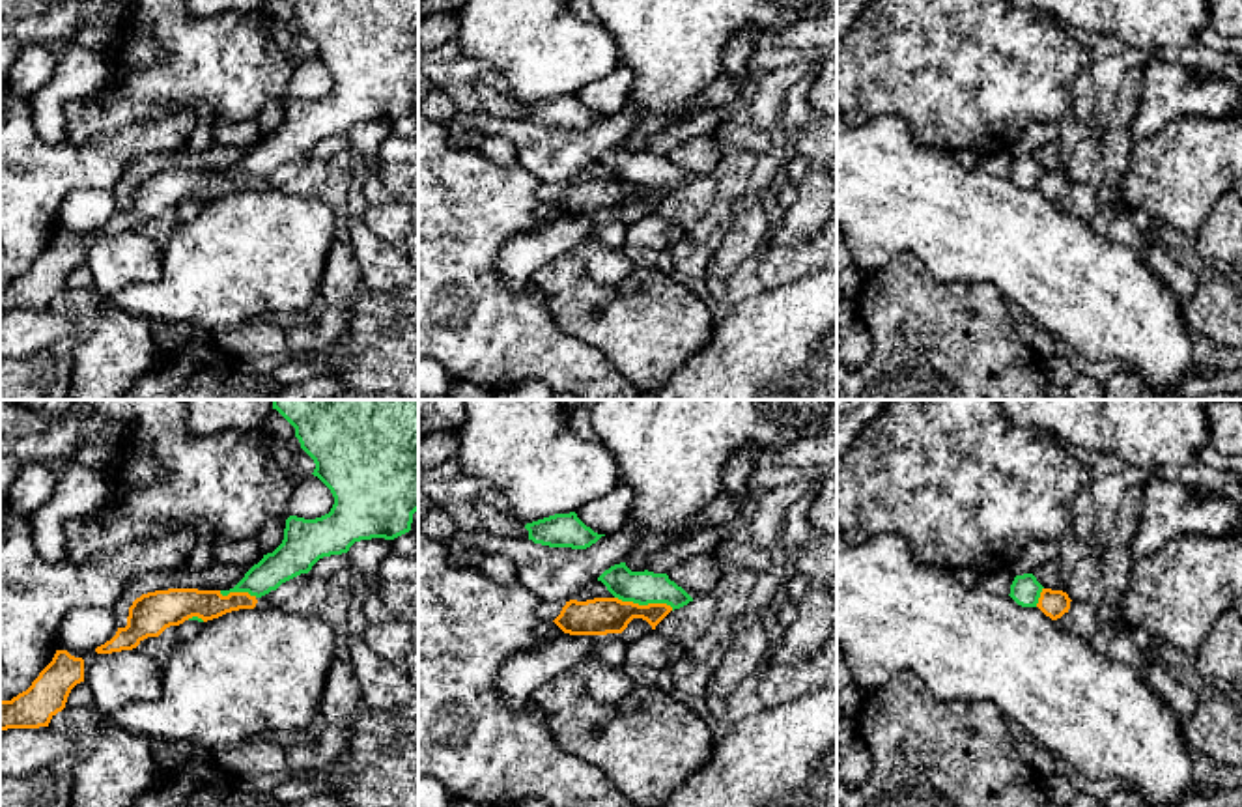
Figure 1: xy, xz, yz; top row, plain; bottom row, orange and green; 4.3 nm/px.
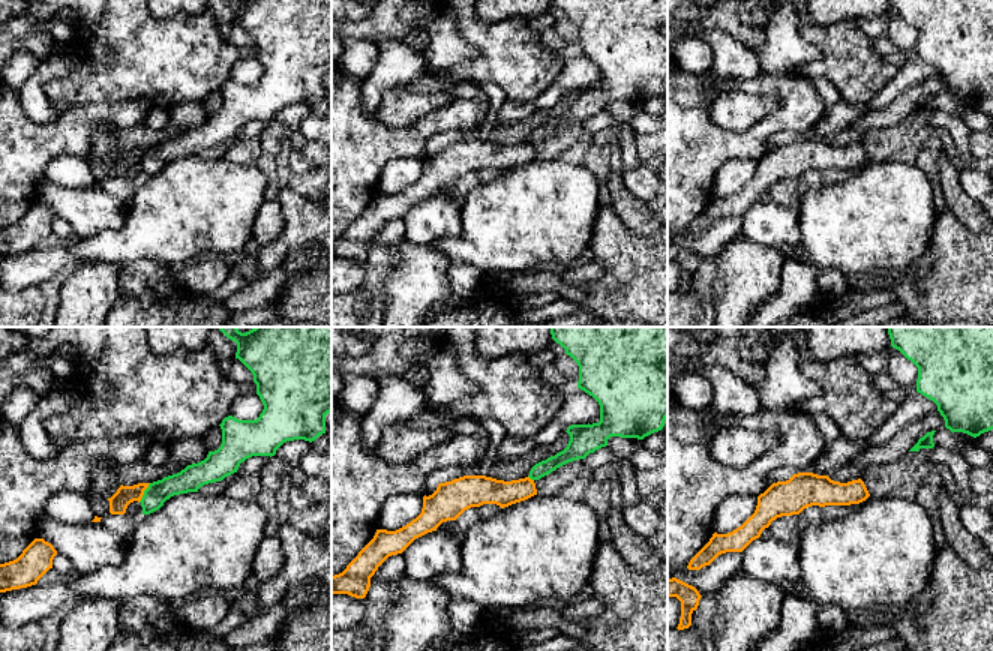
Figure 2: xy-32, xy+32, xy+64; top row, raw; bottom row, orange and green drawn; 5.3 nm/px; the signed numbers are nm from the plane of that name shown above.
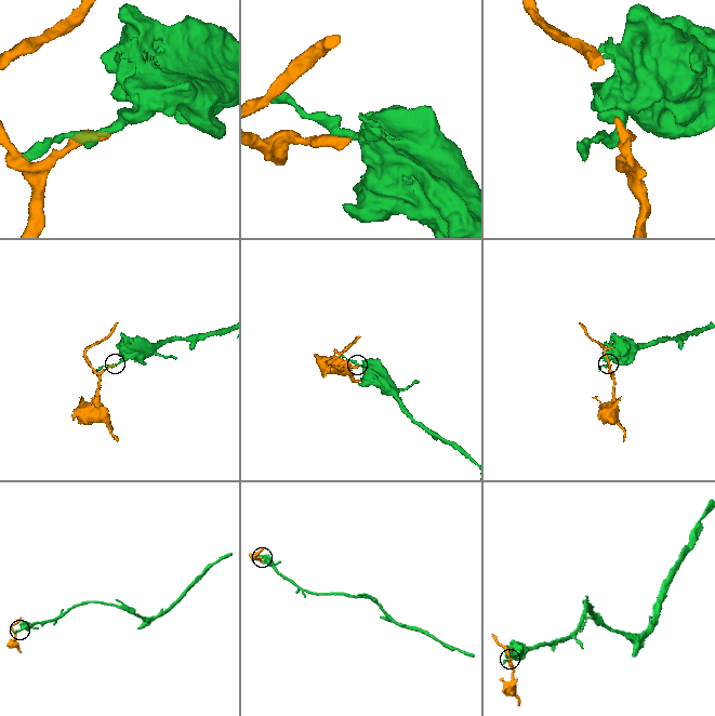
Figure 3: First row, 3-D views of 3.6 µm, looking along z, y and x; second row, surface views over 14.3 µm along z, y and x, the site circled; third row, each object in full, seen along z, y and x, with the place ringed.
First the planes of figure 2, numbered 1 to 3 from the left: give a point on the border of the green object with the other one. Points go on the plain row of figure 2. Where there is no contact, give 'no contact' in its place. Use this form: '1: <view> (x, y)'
1: xy-32 (143, 156)
2: xy+32 (530, 143)
3: no contact

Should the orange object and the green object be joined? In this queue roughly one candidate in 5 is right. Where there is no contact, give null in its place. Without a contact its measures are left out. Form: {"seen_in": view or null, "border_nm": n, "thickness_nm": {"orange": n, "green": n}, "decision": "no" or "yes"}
{"seen_in": "xz", "border_nm": 260, "thickness_nm": {"orange": 160, "green": 140}, "decision": "no"}

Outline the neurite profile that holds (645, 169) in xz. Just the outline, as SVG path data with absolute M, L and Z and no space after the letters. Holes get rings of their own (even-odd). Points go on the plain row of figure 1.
M626 144L611 148L598 163L601 163L614 179L639 187L667 185L674 192L693 183L667 155L648 151L631 153Z

